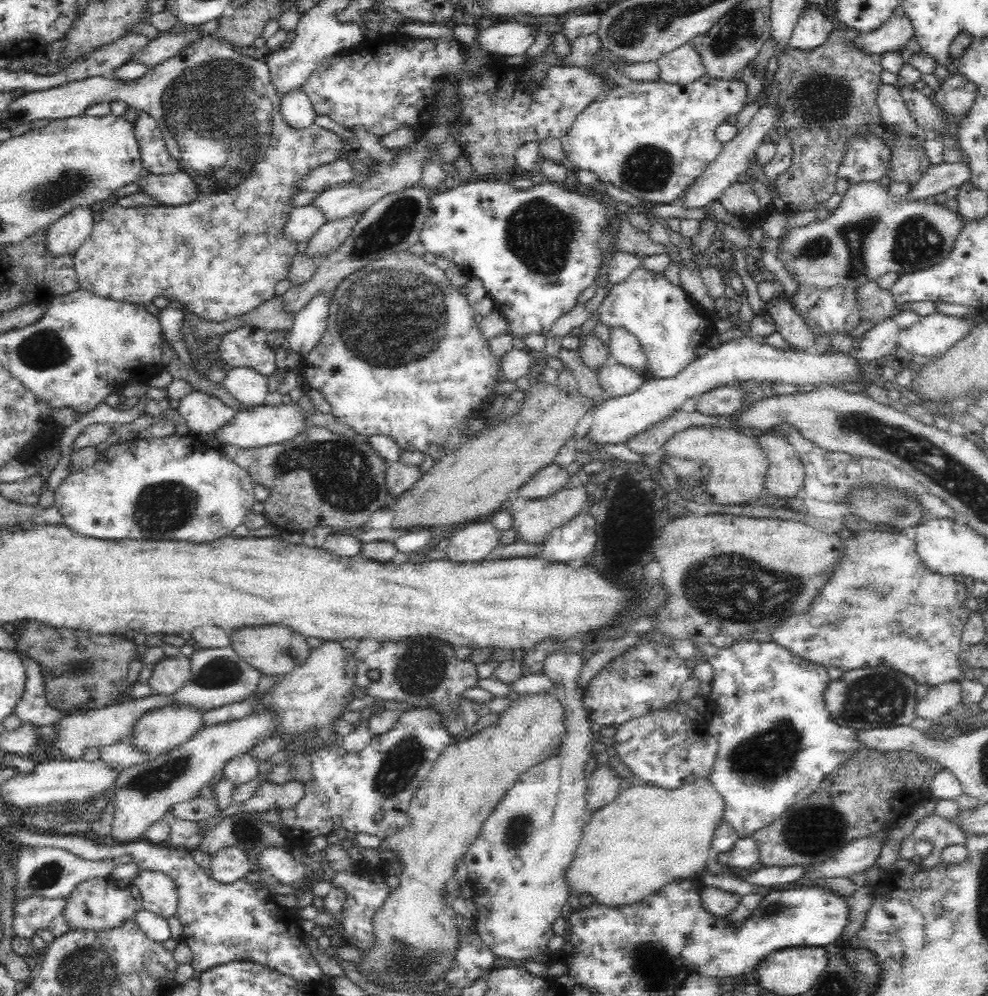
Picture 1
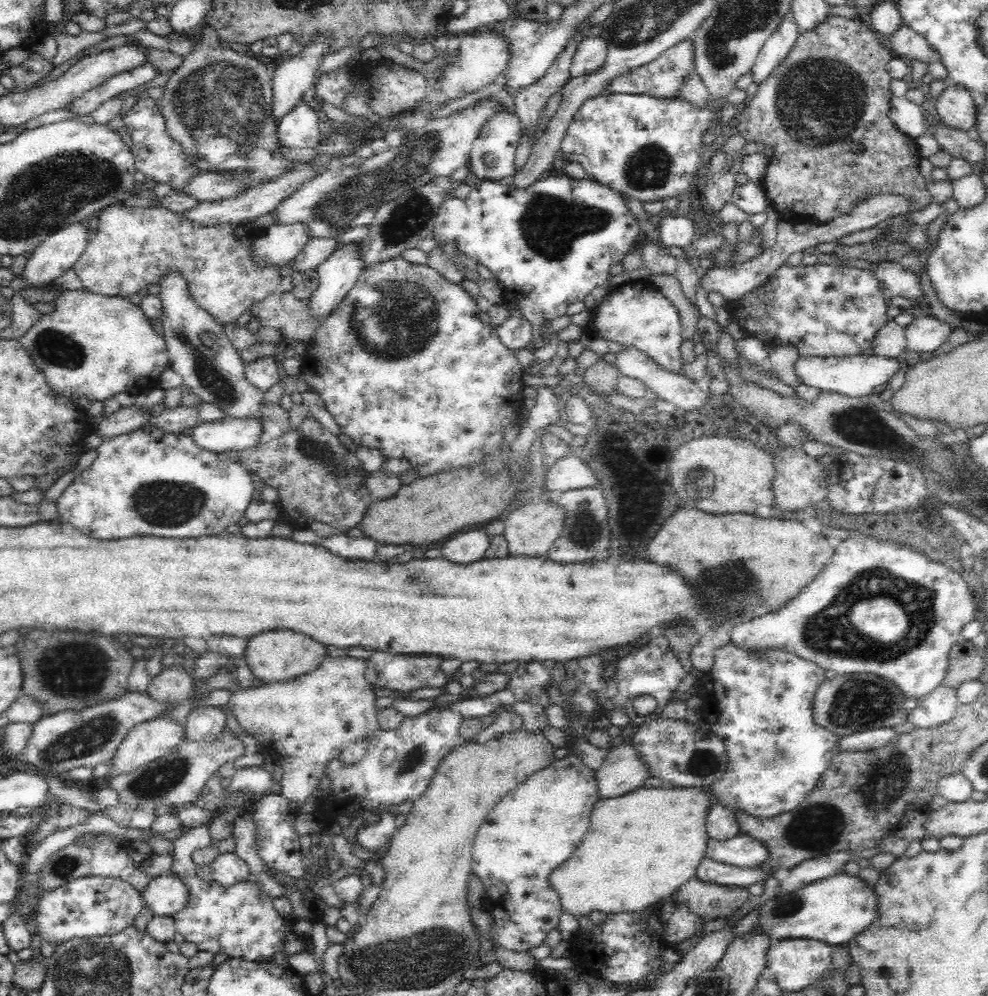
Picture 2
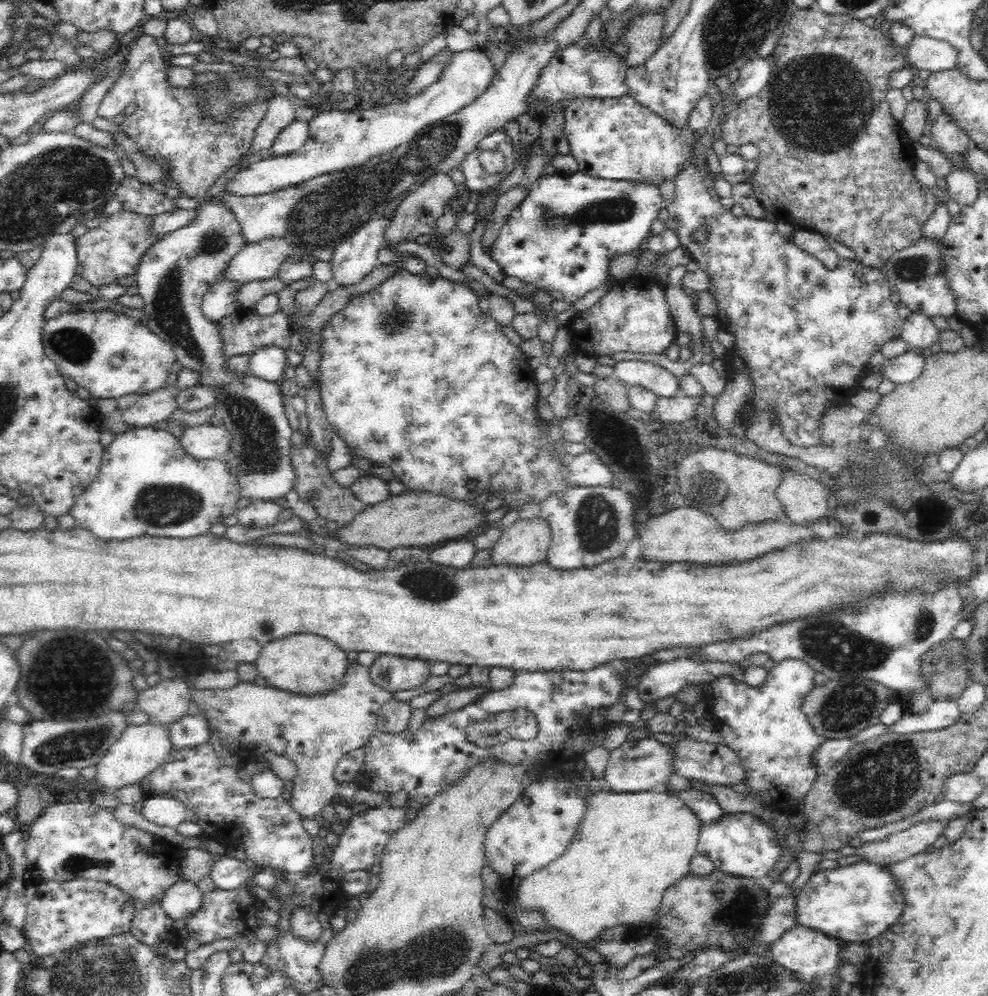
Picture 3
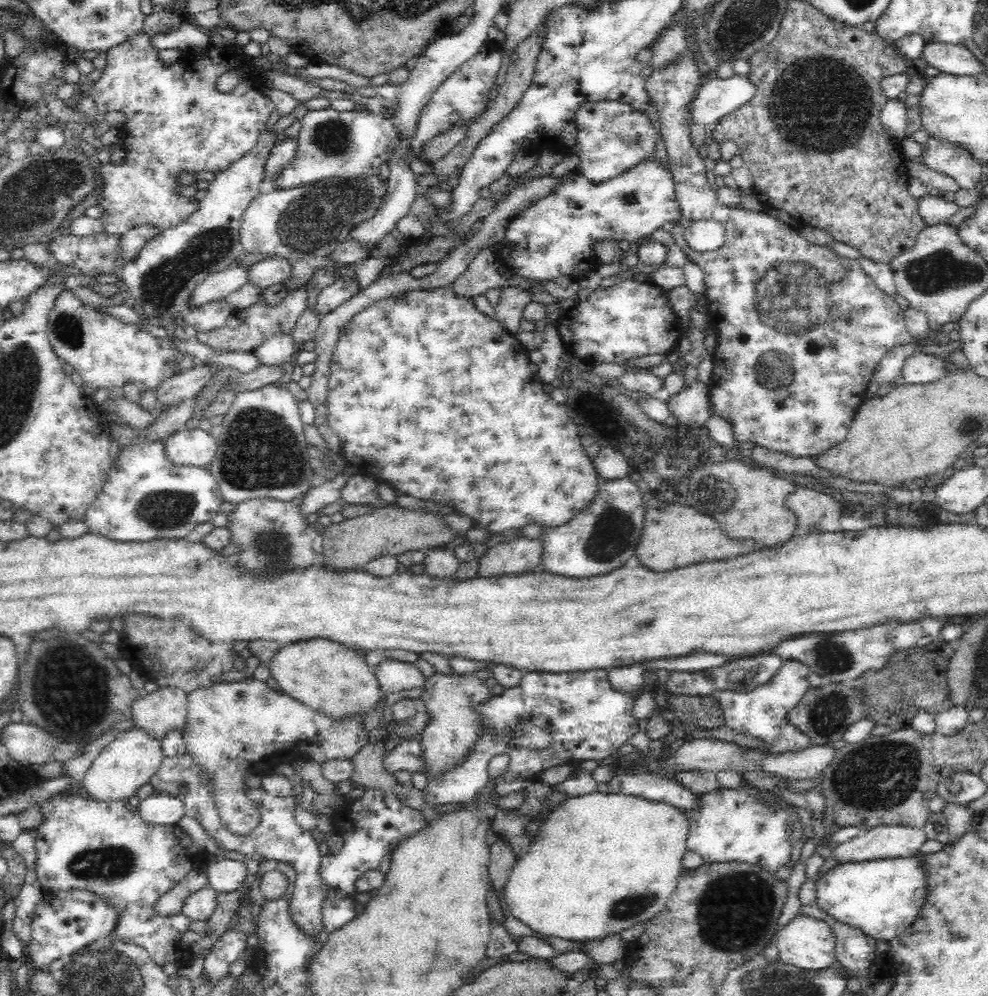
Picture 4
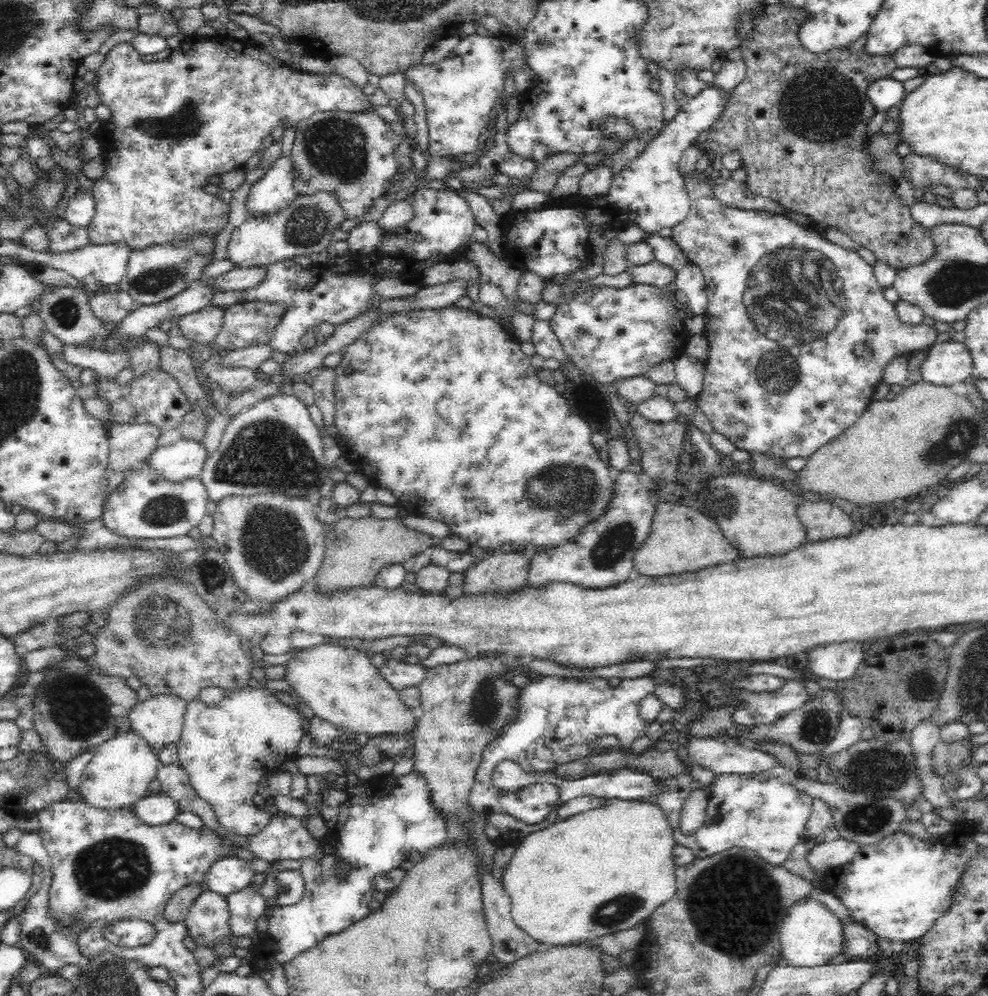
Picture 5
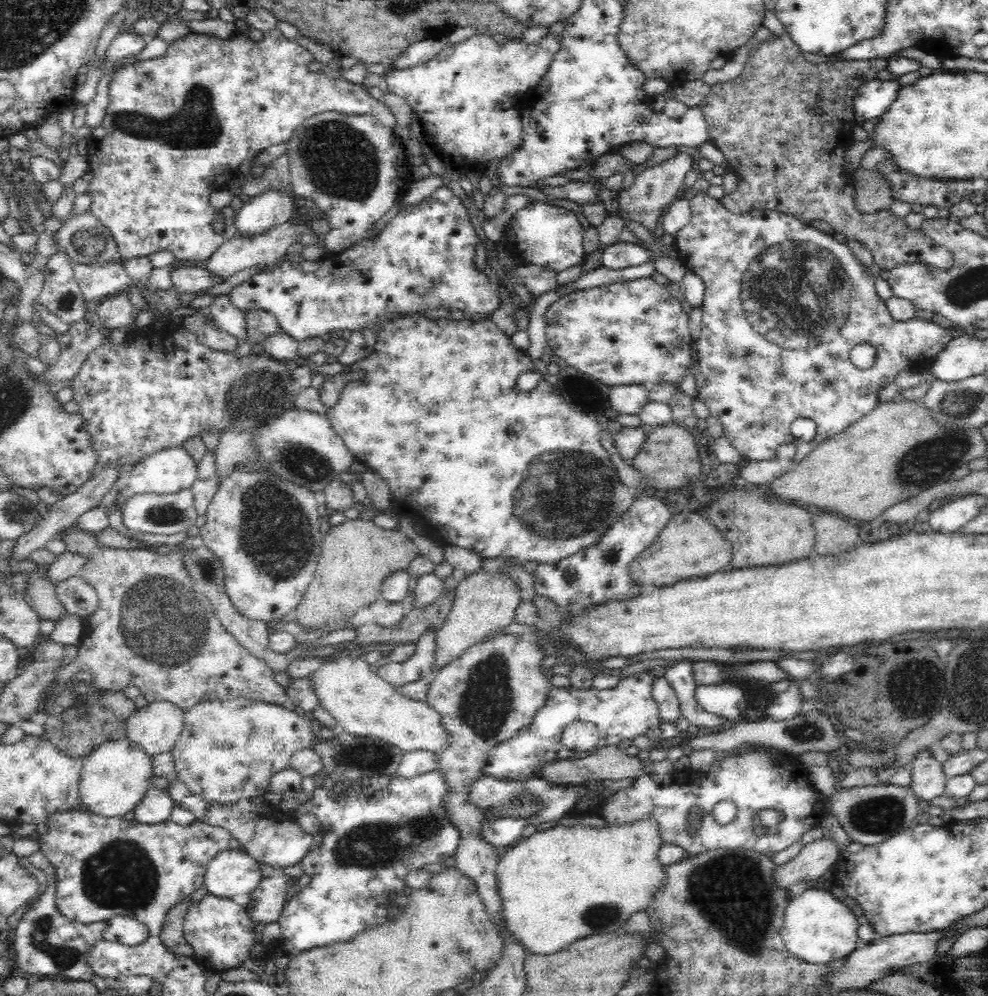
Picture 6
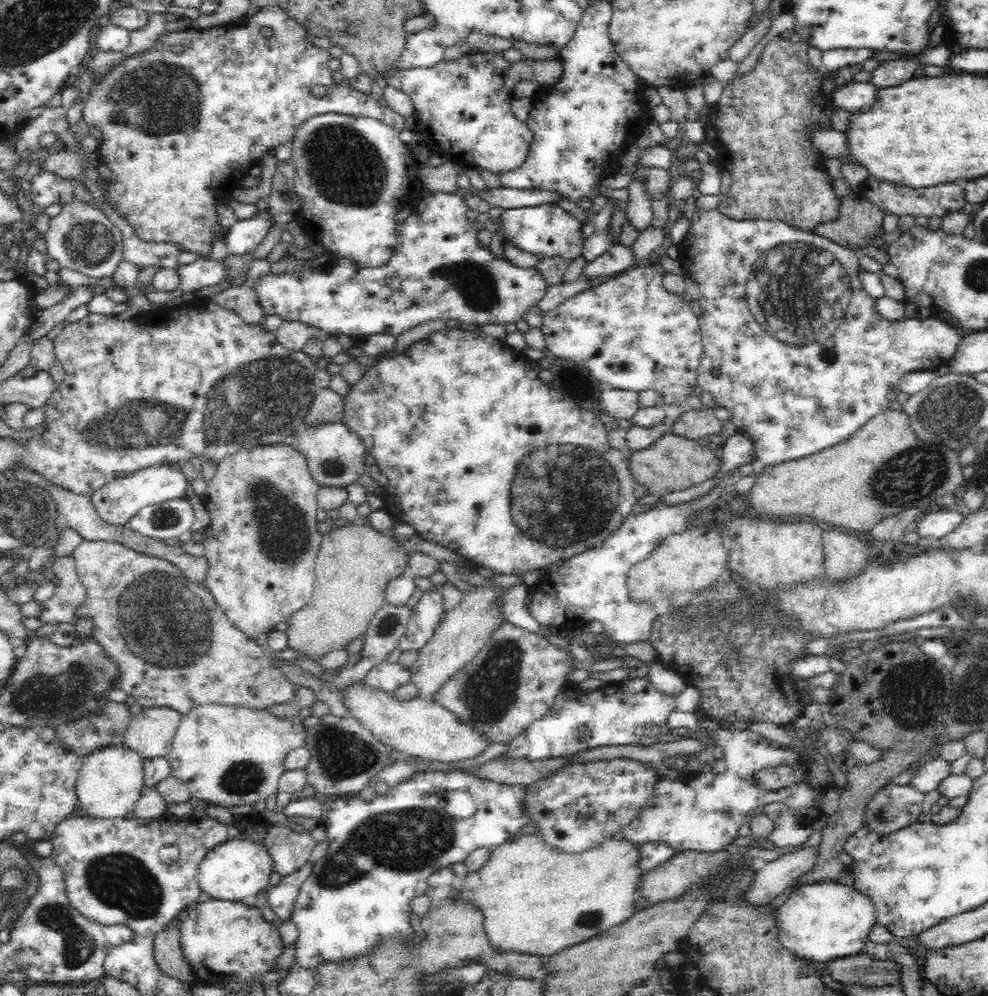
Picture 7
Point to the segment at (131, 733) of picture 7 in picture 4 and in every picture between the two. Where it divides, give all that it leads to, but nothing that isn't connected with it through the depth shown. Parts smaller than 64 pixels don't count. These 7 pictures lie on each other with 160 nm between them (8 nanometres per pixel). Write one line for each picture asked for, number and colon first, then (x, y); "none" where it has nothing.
4: (165, 709)
5: (159, 720)
6: (155, 727)

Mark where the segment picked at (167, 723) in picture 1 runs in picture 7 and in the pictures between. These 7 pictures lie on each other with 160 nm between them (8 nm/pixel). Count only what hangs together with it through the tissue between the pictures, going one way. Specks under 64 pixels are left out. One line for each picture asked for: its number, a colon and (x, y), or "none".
2: (150, 740)
3: (141, 749)
4: (130, 761)
5: (121, 770)
6: (114, 777)
7: (110, 782)

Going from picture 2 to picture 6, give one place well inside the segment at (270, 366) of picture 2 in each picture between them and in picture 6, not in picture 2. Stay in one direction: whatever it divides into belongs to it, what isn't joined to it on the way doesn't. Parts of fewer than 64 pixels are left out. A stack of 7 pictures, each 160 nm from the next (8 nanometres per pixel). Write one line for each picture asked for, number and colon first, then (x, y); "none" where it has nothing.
3: (268, 363)
4: (280, 348)
5: (443, 223)
6: (423, 259)

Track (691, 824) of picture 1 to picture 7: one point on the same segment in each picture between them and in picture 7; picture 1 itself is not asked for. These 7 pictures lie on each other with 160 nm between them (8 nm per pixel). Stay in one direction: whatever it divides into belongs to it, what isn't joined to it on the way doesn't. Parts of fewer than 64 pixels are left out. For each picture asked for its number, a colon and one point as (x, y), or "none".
2: (639, 847)
3: (629, 848)
4: (603, 862)
5: (602, 871)
6: (563, 884)
7: (535, 901)

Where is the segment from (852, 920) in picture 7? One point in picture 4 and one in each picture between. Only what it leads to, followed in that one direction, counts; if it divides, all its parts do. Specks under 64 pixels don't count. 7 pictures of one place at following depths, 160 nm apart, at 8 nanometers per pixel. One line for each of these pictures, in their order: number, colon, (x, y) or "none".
4: (808, 943)
5: (811, 935)
6: (818, 928)

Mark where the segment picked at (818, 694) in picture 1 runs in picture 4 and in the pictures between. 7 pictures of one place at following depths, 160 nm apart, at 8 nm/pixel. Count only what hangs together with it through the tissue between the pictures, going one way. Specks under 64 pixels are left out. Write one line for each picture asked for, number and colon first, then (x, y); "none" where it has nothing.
2: (762, 710)
3: (764, 725)
4: (761, 713)

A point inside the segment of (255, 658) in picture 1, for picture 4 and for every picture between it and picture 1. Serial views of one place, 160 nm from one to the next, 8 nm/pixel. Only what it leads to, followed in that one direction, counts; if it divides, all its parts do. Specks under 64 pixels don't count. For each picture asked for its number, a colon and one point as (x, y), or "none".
2: (279, 656)
3: (306, 664)
4: (335, 680)

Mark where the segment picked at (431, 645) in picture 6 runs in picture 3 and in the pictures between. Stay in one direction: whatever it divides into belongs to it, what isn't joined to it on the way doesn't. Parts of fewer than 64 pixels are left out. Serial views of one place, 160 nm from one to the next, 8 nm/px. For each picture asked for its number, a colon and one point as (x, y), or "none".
3: (392, 673)
4: (393, 676)
5: (400, 675)

